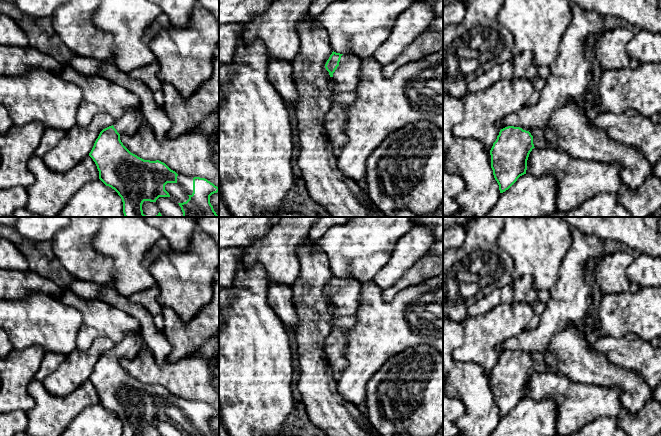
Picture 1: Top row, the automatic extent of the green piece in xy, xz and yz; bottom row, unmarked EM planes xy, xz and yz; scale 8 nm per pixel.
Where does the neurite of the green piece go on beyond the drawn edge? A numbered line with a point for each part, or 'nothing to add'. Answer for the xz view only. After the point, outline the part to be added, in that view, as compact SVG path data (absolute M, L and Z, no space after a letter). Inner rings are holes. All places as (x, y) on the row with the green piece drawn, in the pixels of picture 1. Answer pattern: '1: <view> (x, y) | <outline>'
1: xz (345, 78) | M343 54L339 66L333 73L332 91L334 93L355 91L359 83L362 59L357 55Z

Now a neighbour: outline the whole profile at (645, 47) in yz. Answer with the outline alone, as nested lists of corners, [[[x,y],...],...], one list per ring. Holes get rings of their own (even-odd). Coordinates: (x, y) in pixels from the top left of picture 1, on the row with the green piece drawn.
[[[640,29],[627,44],[627,52],[634,65],[661,62],[661,34]]]

